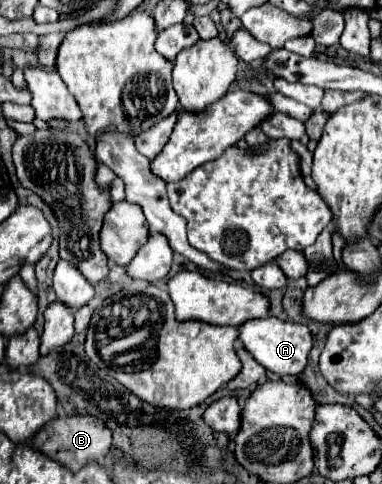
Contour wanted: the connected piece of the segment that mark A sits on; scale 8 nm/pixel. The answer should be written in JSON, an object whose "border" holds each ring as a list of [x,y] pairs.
{"border":[[[263,317],[263,319],[251,319],[247,323],[241,323],[237,329],[243,347],[267,371],[273,371],[275,375],[299,375],[305,369],[309,349],[311,349],[311,335],[305,325],[287,323],[277,317]]]}

